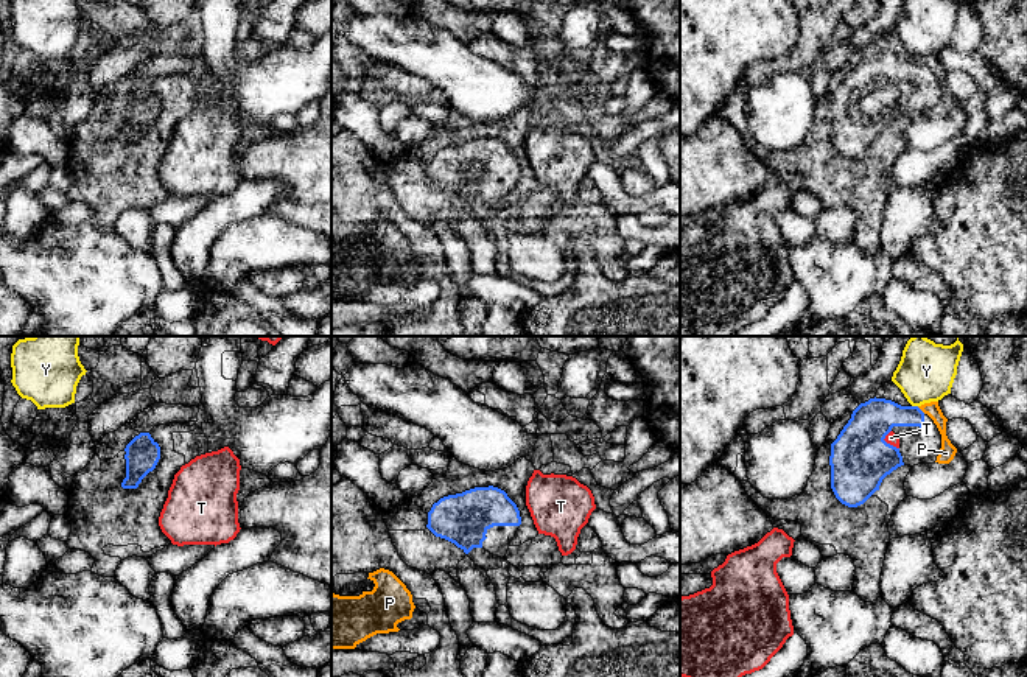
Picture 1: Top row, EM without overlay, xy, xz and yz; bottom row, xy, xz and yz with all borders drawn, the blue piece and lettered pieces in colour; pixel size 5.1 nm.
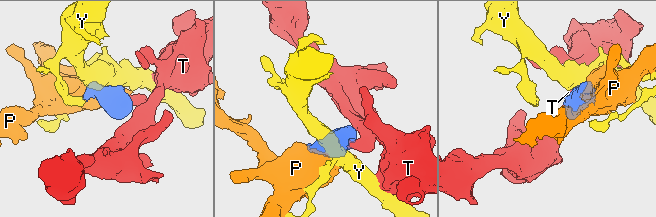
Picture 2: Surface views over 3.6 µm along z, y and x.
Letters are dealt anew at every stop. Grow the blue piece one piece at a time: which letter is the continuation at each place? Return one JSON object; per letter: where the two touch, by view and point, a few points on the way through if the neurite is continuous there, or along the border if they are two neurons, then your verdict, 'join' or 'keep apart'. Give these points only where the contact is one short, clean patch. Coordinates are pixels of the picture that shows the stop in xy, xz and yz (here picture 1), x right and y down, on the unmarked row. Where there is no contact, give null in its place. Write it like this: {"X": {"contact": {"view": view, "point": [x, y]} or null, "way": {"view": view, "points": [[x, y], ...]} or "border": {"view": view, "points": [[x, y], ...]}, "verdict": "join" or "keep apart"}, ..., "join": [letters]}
{"P": {"contact": {"view": "yz", "point": [920, 61]}, "verdict": "keep apart"}, "T": {"contact": {"view": "yz", "point": [886, 94]}, "border": {"view": "yz", "points": [[890, 81], [884, 91], [898, 100]]}, "verdict": "keep apart"}, "Y": {"contact": {"view": "yz", "point": [915, 58]}, "border": {"view": "yz", "points": [[912, 56], [917, 58]]}, "verdict": "keep apart"}, "join": []}

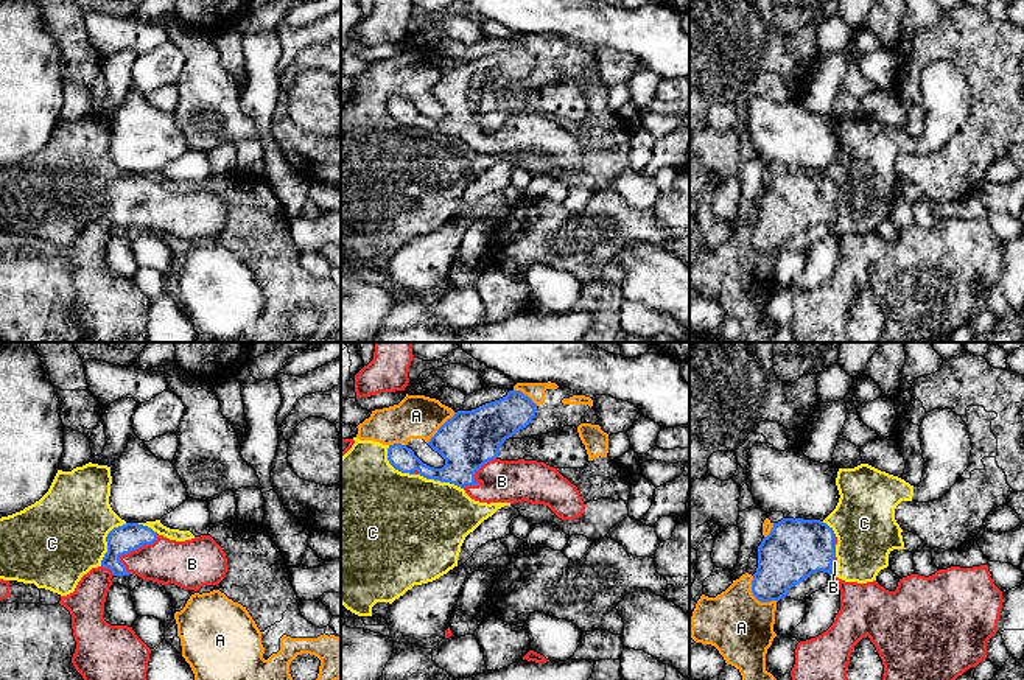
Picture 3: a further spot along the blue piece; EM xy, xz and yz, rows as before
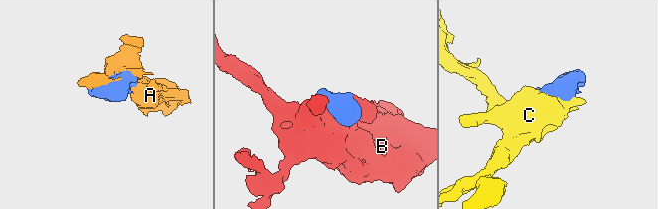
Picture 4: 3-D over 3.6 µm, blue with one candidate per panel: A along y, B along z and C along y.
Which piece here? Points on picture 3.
{"A": {"contact": {"view": "yz", "point": [755, 248]}, "verdict": "keep apart"}, "B": {"contact": {"view": "xy", "point": [133, 201]}, "verdict": "join"}, "C": {"contact": {"view": "xy", "point": [106, 192]}, "verdict": "keep apart"}, "join": ["B"]}

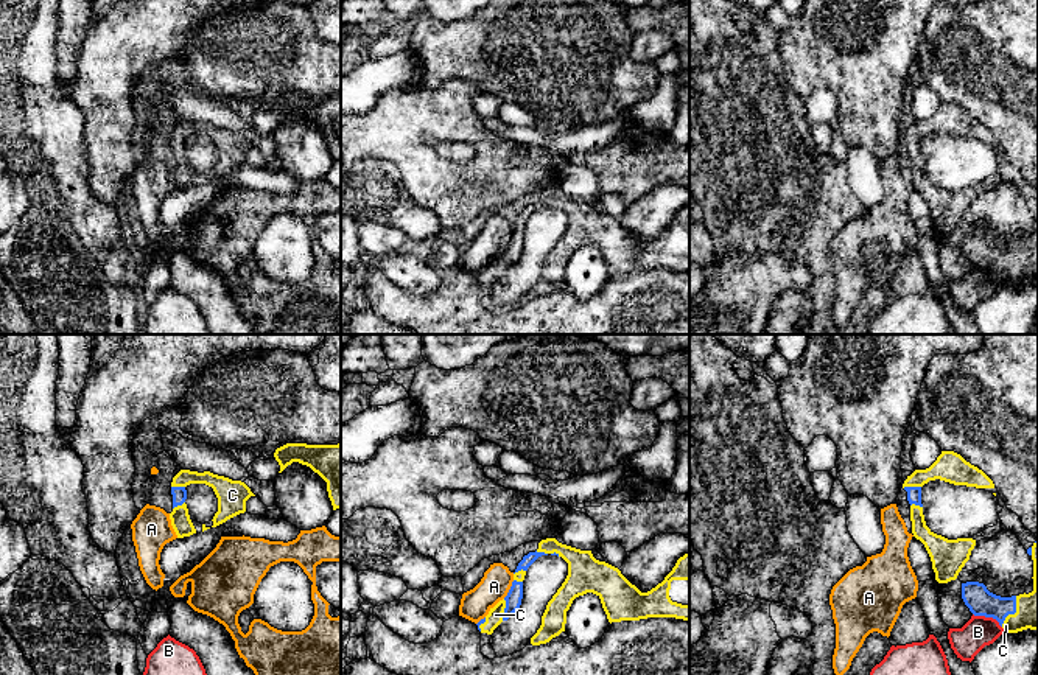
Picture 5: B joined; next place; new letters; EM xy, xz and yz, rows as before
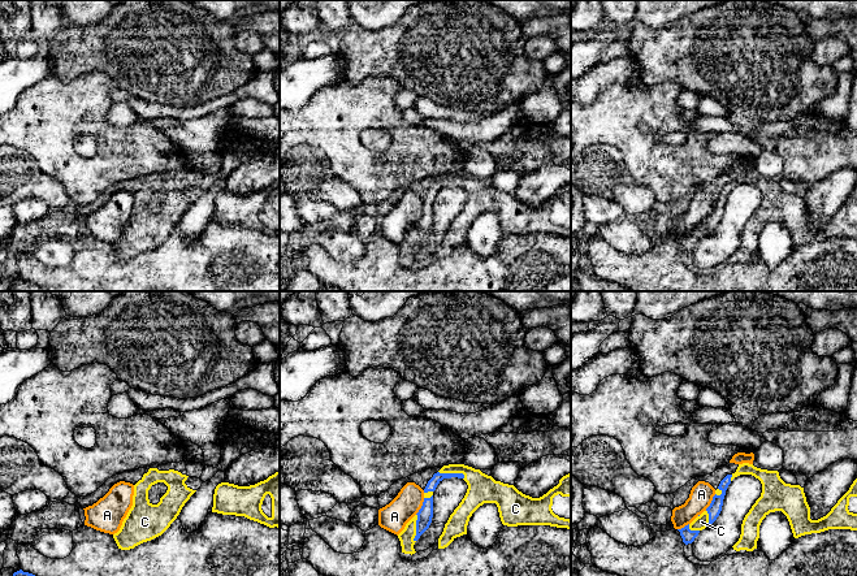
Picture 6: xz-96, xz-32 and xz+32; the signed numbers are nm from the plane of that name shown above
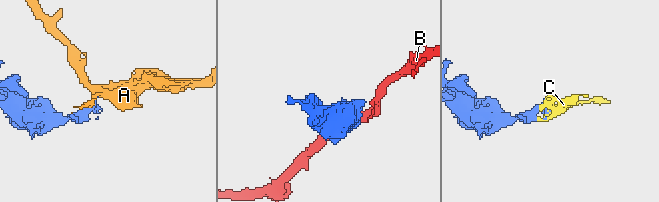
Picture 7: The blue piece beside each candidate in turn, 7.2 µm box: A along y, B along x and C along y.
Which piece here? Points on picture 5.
{"A": {"contact": {"view": "xz", "point": [509, 241]}, "border": {"view": "xz", "points": [[514, 232], [503, 249]]}, "verdict": "keep apart"}, "B": {"contact": {"view": "yz", "point": [988, 268]}, "verdict": "keep apart"}, "C": {"contact": {"view": "yz", "point": [1013, 265]}, "verdict": "join"}, "join": ["C"]}

